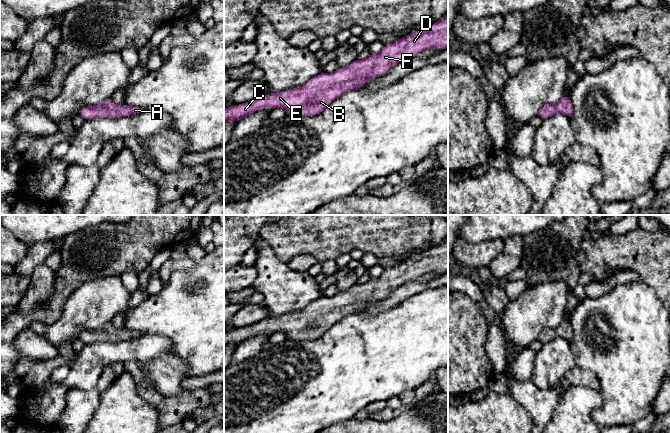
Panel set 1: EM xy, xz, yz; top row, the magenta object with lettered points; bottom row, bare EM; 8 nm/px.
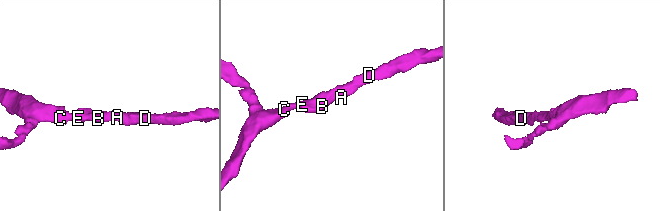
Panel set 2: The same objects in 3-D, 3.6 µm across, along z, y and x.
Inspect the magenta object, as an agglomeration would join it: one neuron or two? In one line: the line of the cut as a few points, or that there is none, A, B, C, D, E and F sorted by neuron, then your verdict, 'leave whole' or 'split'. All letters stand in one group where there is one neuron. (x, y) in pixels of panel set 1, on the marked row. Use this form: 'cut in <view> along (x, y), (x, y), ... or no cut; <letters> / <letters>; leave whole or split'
no cut; A B C D E F; leave whole

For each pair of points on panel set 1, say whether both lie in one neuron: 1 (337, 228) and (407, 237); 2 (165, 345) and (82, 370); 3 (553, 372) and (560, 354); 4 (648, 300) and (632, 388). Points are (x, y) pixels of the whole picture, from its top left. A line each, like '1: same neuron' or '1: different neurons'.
1: same neuron
2: same neuron
3: same neuron
4: same neuron

